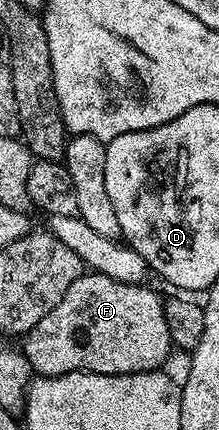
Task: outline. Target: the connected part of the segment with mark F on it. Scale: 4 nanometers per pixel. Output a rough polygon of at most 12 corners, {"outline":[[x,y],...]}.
{"outline":[[79,275],[22,339],[37,376],[158,371],[164,299]]}

